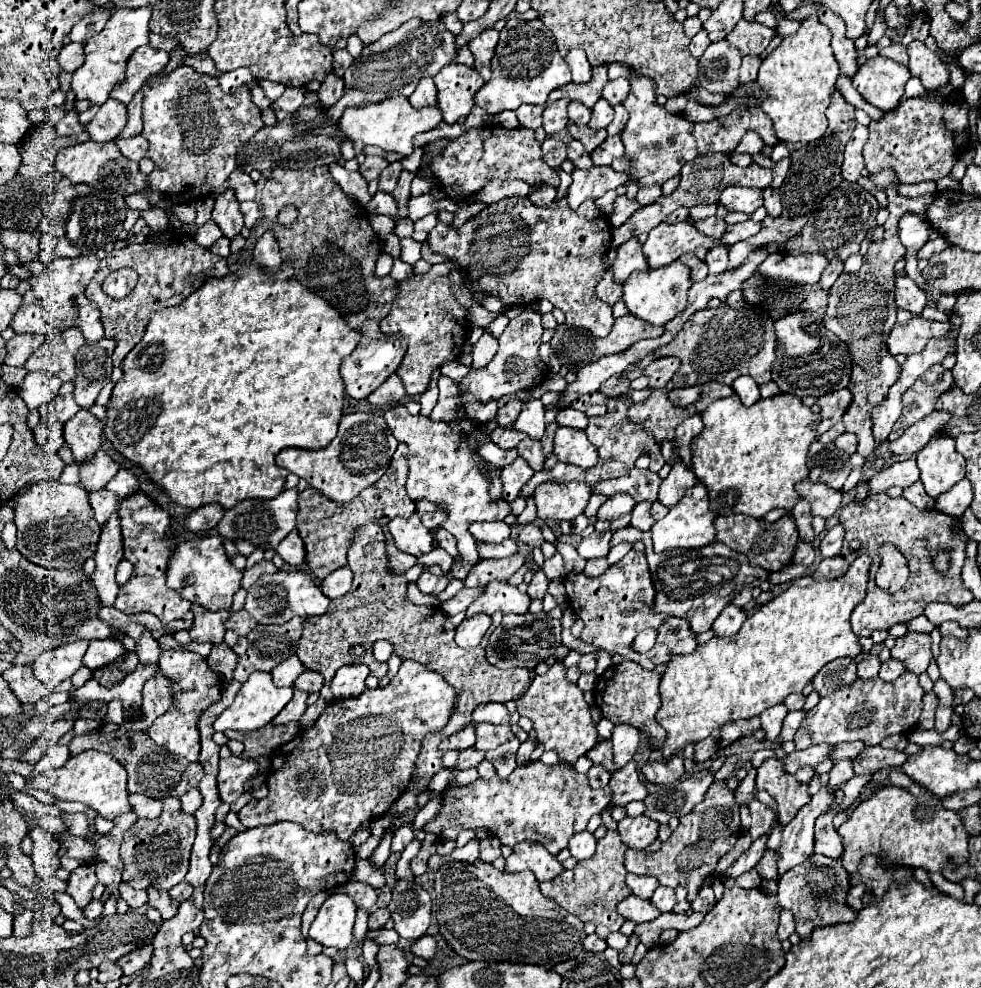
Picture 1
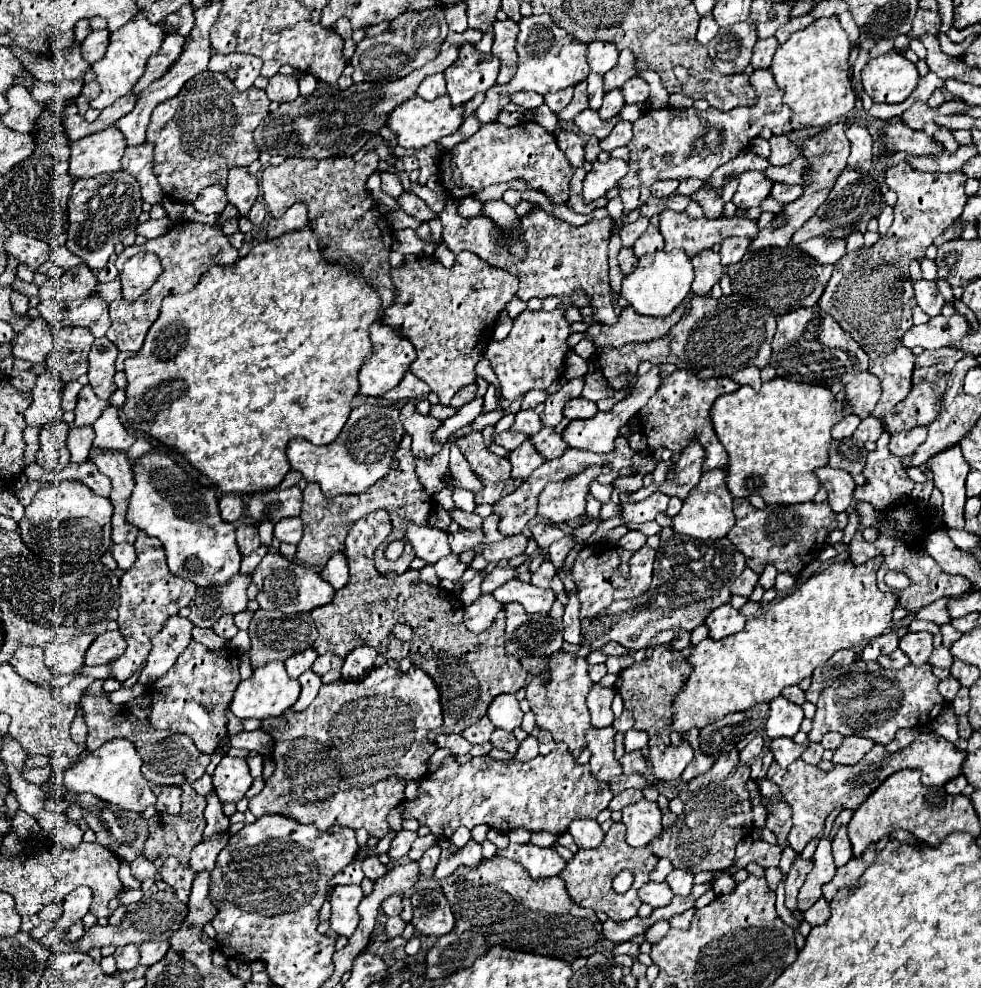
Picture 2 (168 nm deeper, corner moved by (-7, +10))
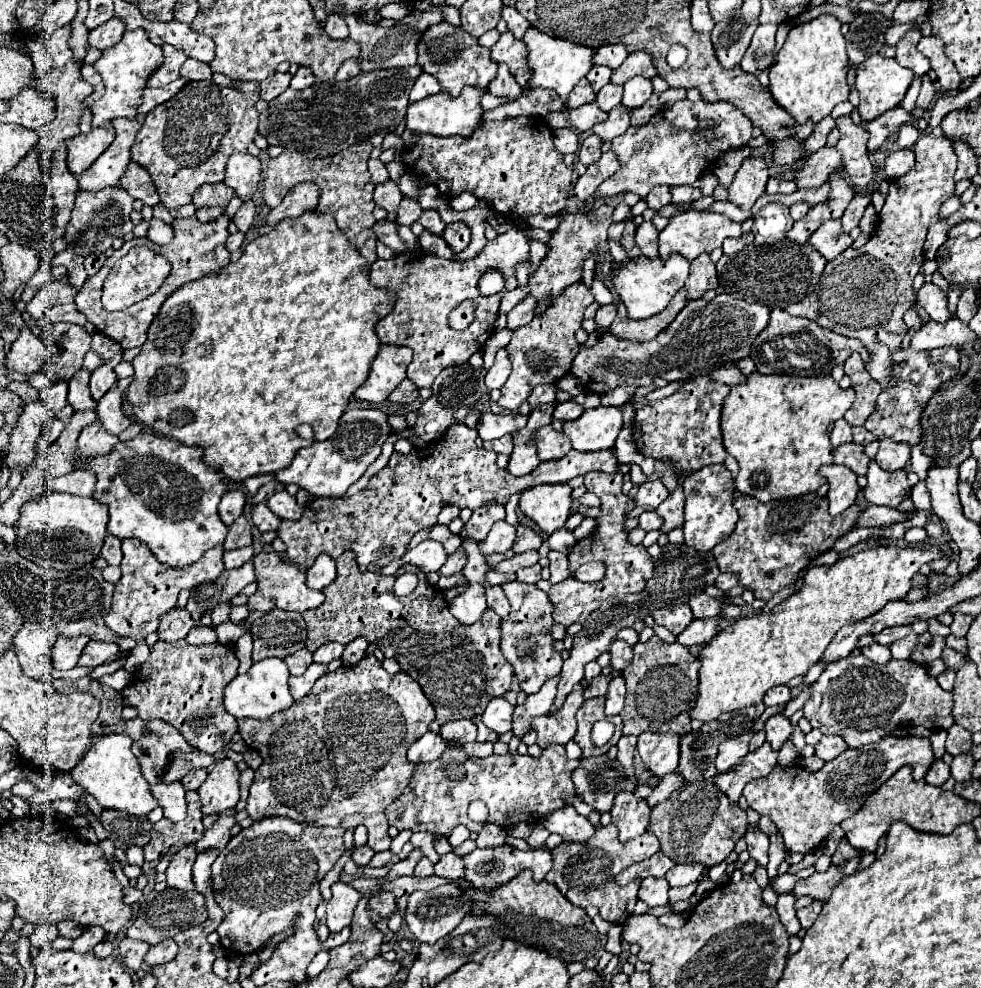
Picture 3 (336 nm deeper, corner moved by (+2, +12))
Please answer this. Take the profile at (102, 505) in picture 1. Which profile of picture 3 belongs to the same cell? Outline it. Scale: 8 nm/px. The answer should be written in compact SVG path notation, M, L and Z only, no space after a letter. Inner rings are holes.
M73 469L71 473L51 481L51 491L71 493L71 495L91 495L93 493L93 473Z

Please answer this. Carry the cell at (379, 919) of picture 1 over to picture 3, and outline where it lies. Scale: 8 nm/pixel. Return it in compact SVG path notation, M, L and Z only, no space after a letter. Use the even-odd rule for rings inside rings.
M379 893L375 897L369 899L369 909L379 913L381 917L389 917L391 913L395 913L395 897L393 893Z

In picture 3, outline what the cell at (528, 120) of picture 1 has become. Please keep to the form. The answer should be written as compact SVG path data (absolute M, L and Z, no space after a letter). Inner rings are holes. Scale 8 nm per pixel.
M499 65L499 73L497 77L489 83L489 93L497 95L497 97L509 97L509 99L517 99L521 95L521 87L517 85L515 77L511 75L509 69Z

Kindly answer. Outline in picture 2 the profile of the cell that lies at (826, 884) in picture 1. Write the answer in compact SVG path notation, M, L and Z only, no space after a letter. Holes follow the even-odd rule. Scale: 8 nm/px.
M818 899L806 913L804 913L804 919L814 927L814 925L822 925L826 923L826 909L828 909L828 903L826 899Z

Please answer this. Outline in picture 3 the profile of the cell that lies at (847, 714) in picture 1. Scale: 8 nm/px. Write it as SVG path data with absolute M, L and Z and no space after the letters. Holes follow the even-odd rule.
M849 655L825 667L819 681L811 687L809 701L805 703L803 713L815 729L823 731L825 735L839 735L851 749L859 749L871 743L879 743L885 735L889 735L897 727L915 725L917 719L919 725L927 729L949 729L953 725L951 699L953 699L951 693L943 691L937 679L929 675L929 671L925 671L925 667L919 663L913 663L909 659L907 661L891 659L887 665L877 665L863 655Z

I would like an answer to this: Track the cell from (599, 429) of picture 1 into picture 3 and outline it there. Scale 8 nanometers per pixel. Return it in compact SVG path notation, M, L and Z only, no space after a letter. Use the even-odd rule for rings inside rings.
M485 505L473 511L471 519L463 525L459 537L461 539L473 539L473 541L483 541L487 537L487 533L491 531L493 523L505 519L505 507L501 505Z

